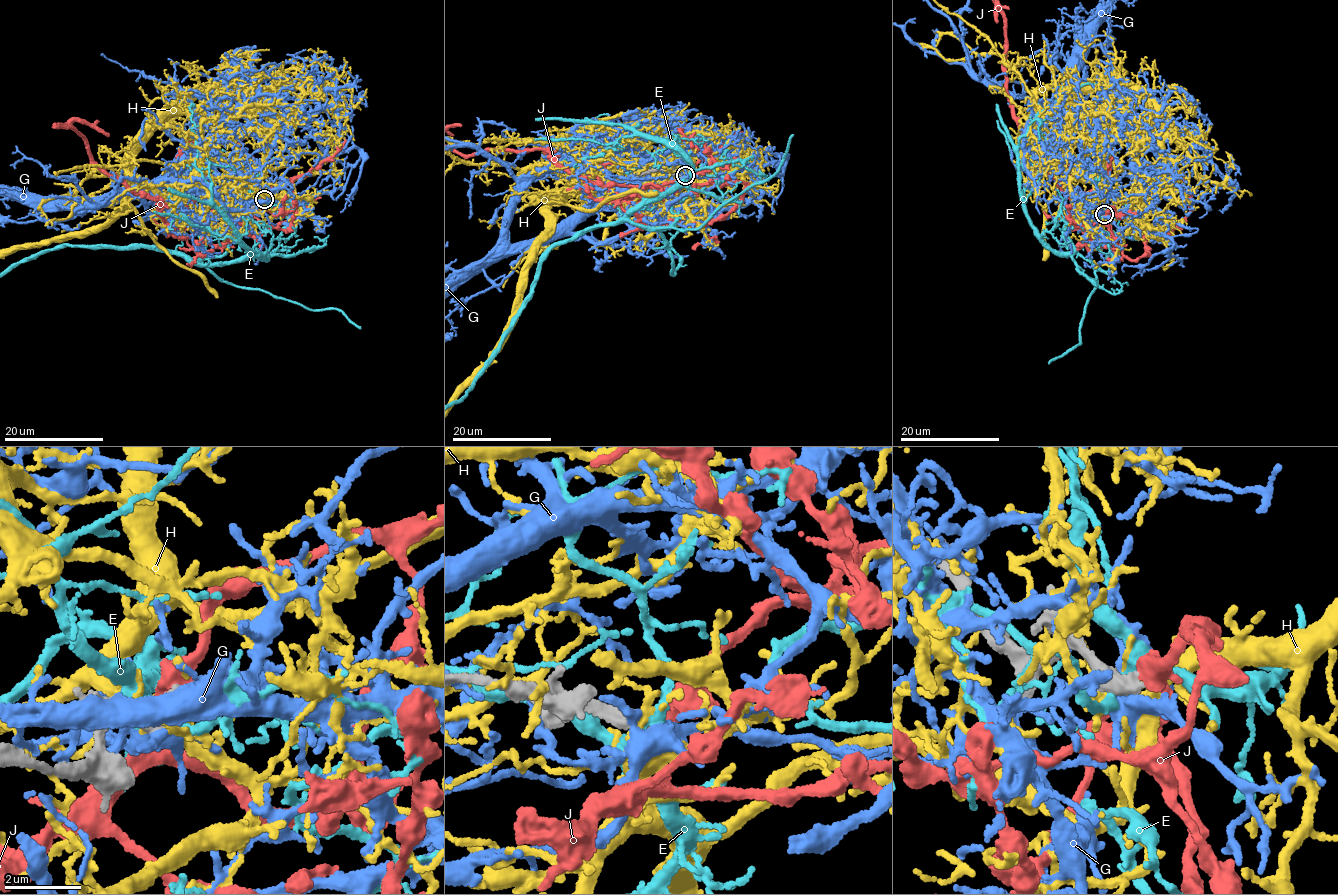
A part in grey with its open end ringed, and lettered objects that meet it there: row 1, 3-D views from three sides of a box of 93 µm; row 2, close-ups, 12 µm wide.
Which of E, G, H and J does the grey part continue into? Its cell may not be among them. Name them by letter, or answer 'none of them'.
J

